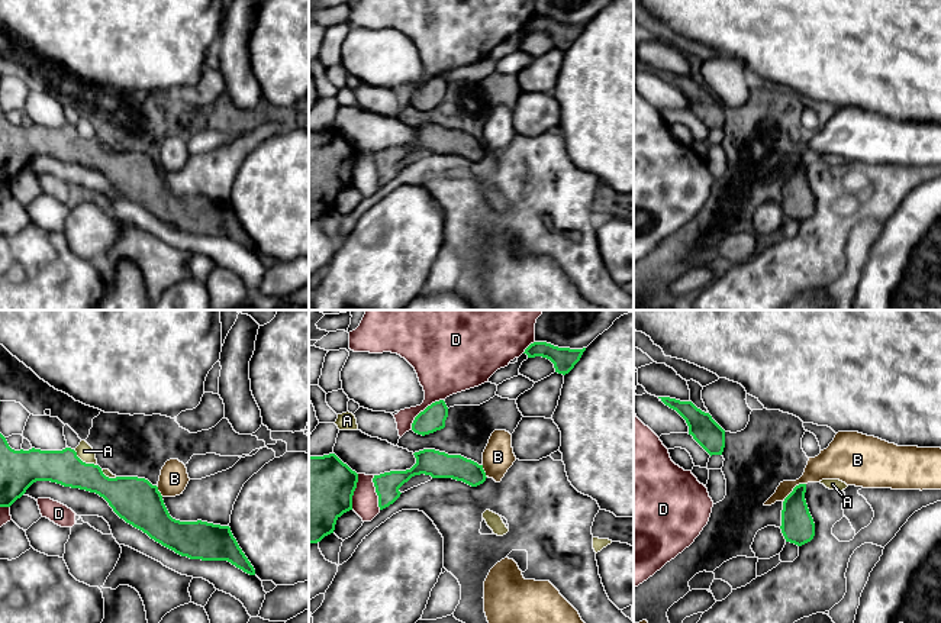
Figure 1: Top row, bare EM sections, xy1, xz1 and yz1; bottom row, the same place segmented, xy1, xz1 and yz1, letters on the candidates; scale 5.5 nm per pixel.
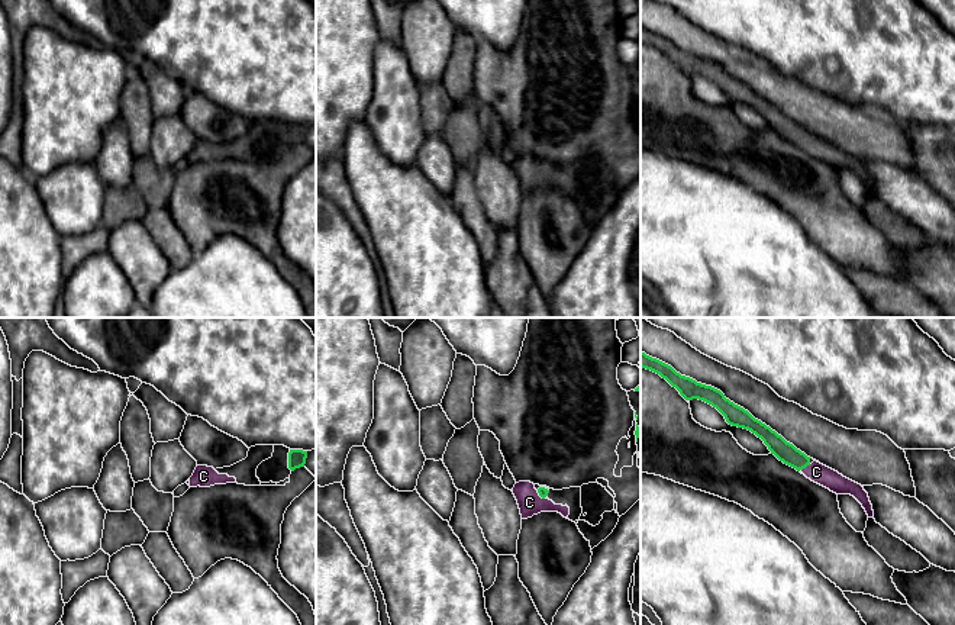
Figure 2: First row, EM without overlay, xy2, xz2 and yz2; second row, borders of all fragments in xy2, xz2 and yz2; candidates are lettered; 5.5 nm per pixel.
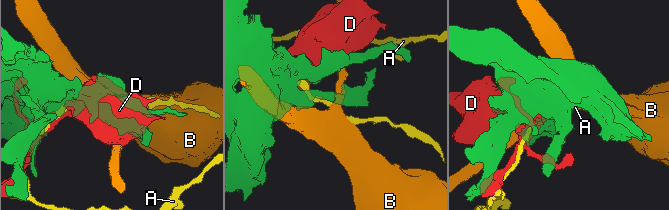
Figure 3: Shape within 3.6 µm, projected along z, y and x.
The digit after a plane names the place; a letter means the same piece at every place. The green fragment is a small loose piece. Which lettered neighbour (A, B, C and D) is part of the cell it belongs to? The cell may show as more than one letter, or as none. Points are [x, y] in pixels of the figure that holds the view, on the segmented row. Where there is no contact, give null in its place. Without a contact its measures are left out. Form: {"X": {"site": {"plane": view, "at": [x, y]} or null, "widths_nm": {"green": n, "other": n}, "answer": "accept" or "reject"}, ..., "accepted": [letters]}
{"A": {"site": {"plane": "xy1", "at": [84, 462]}, "widths_nm": {"green": 190, "other": 90}, "answer": "reject"}, "B": {"site": {"plane": "yz1", "at": [793, 490]}, "widths_nm": {"green": 180, "other": 170}, "answer": "reject"}, "C": {"site": {"plane": "yz2", "at": [806, 466]}, "widths_nm": {"green": 110, "other": 110}, "answer": "accept"}, "D": {"site": {"plane": "xz1", "at": [424, 410]}, "widths_nm": {"green": 140, "other": 280}, "answer": "reject"}, "accepted": ["C"]}

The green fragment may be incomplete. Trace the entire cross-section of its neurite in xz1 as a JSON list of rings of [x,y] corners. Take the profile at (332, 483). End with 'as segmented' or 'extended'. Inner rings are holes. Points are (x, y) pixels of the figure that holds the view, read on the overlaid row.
[[[335,453],[309,456],[309,545],[333,533],[336,520],[352,510],[358,474]]]; as segmented

